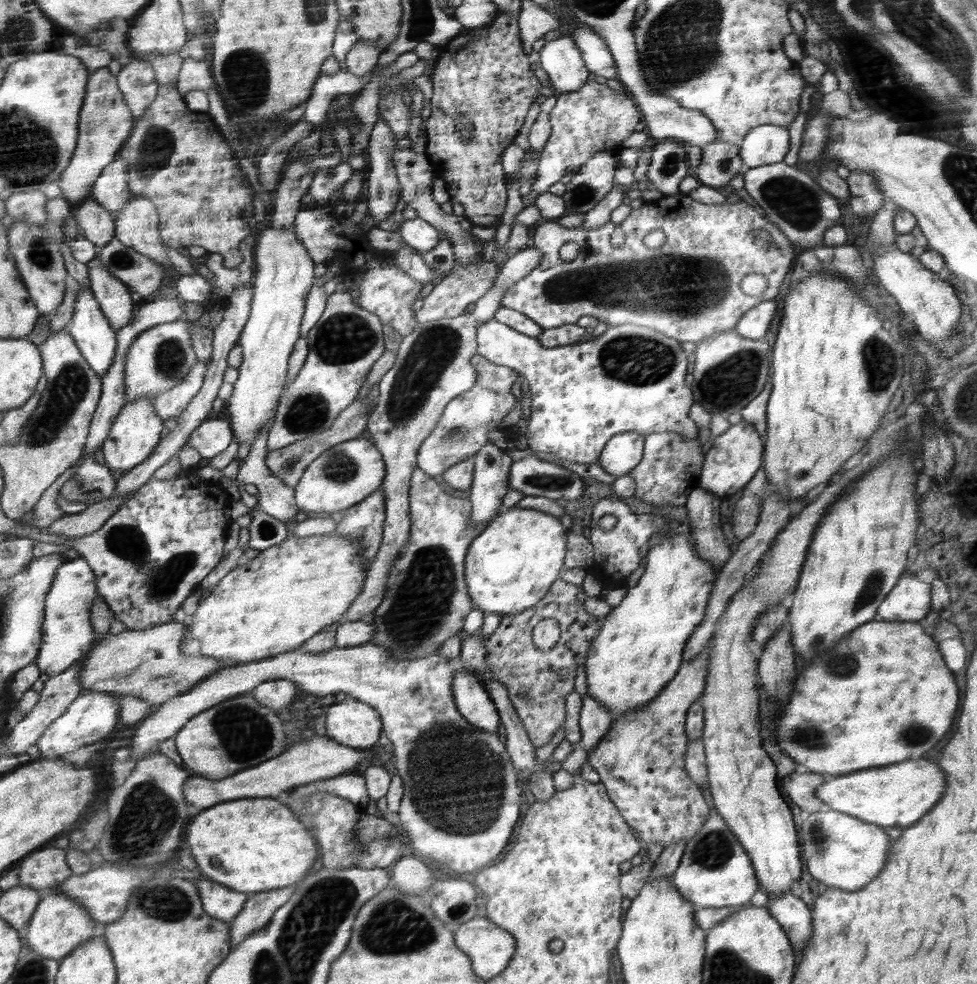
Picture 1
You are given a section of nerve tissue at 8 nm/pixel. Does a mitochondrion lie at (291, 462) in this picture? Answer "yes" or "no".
yes

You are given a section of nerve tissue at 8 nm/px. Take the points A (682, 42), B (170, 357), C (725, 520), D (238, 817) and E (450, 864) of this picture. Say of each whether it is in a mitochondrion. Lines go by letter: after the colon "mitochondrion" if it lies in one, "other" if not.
A: mitochondrion
B: mitochondrion
C: other
D: other
E: other

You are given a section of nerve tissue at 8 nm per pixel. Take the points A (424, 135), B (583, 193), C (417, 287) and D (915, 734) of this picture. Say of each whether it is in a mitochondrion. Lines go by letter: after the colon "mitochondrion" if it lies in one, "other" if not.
A: other
B: mitochondrion
C: other
D: mitochondrion

